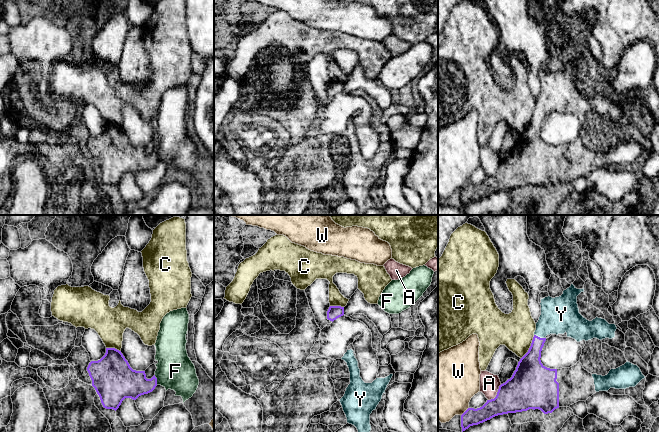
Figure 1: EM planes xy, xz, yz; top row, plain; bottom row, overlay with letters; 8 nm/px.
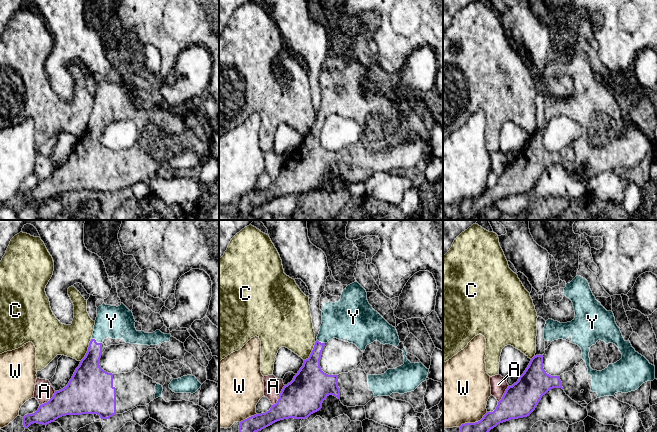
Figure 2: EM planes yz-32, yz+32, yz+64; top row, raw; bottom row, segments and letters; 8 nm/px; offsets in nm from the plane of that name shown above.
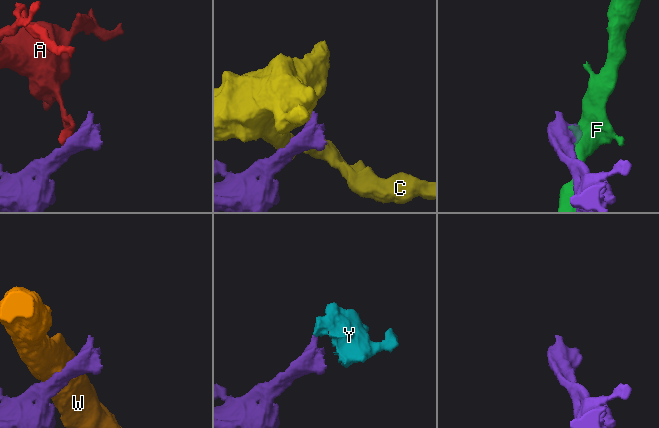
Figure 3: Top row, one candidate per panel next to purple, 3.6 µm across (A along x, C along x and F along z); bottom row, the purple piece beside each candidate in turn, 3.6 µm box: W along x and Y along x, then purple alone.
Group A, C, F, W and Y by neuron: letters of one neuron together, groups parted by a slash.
A / C / F / W / Y

